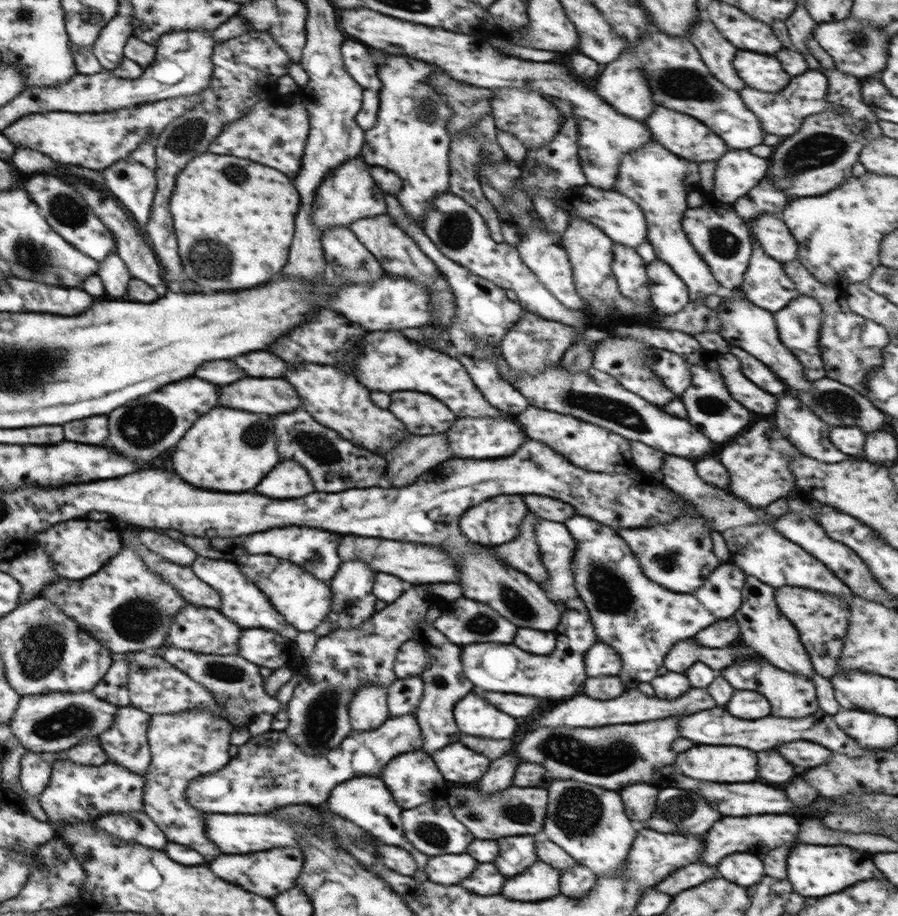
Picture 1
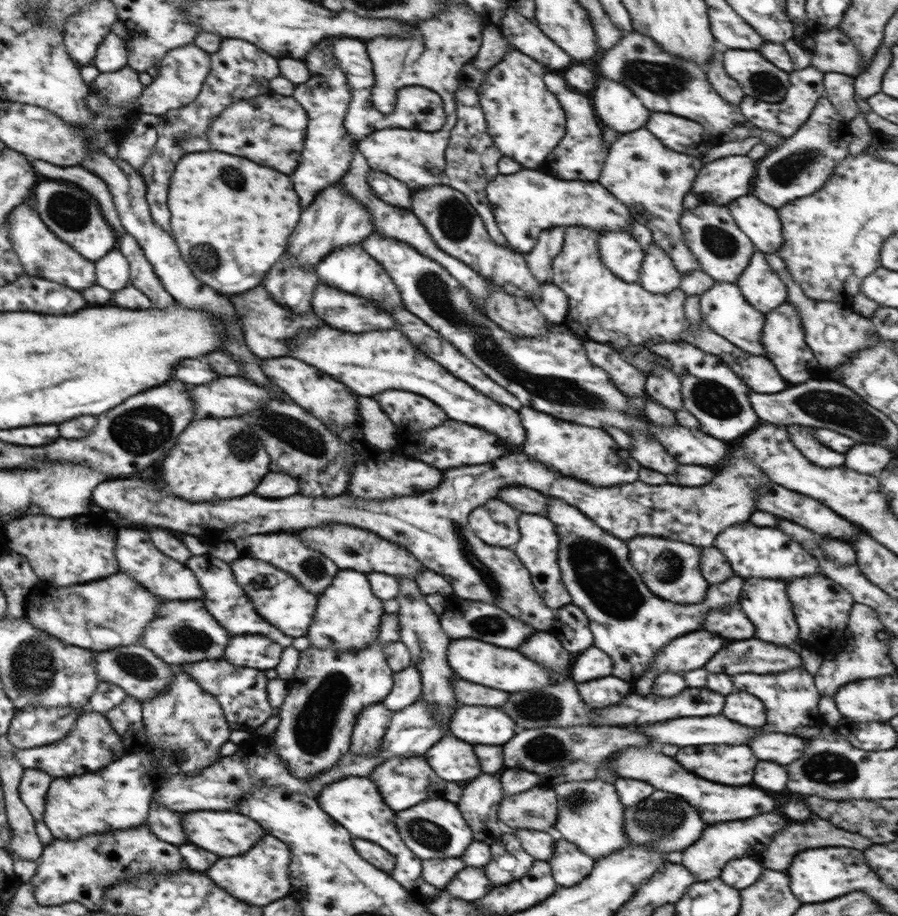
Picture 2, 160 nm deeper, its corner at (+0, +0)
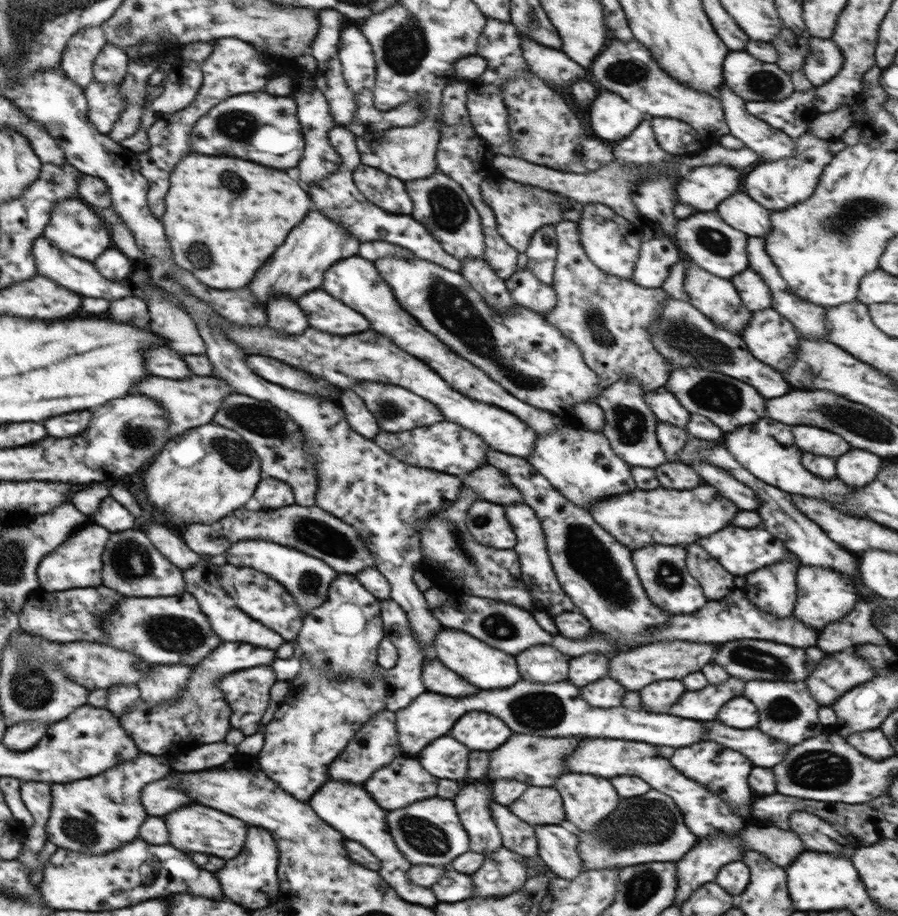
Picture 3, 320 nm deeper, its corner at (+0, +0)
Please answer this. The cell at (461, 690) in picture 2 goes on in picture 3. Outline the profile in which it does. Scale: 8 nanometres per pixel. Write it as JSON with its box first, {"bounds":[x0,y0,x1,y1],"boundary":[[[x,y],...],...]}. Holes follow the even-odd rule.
{"bounds":[422,659,478,698],"boundary":[[[438,659],[423,661],[422,680],[427,691],[454,696],[454,698],[470,696],[478,692],[478,688],[462,680],[458,674],[454,674],[454,671],[446,668]]]}

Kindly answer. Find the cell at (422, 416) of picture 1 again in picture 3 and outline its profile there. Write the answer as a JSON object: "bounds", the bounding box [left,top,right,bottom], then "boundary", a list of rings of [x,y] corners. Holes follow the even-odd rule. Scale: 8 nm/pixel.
{"bounds":[352,382,442,432],"boundary":[[[362,382],[354,384],[352,390],[364,400],[366,408],[374,414],[378,426],[386,432],[404,432],[404,430],[412,430],[412,428],[420,428],[420,426],[430,426],[436,422],[442,422],[440,410],[434,404],[424,398],[420,398],[412,392],[408,392],[406,388],[400,386],[392,386],[392,384],[376,384],[376,382]]]}

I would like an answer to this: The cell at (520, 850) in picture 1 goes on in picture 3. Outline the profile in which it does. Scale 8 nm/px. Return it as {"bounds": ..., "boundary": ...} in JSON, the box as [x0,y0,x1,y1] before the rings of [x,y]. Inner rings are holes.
{"bounds":[471,846,528,898],"boundary":[[[504,846],[486,855],[482,868],[471,876],[471,898],[494,898],[514,894],[528,879],[522,856]]]}

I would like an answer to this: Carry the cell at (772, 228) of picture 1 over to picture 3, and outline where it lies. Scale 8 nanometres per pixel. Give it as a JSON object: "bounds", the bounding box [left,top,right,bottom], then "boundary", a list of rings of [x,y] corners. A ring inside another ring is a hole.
{"bounds":[715,192,771,239],"boundary":[[[737,192],[734,196],[726,198],[715,211],[726,224],[749,237],[764,239],[770,232],[771,211],[746,196],[744,192]]]}

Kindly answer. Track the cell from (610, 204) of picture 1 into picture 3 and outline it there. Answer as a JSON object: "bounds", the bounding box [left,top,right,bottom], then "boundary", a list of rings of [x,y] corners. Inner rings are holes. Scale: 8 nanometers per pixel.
{"bounds":[481,173,581,252],"boundary":[[[496,173],[481,182],[481,195],[483,201],[493,210],[500,236],[518,252],[526,252],[532,235],[538,229],[546,225],[555,226],[557,222],[574,217],[574,214],[581,209],[581,205],[573,204],[555,192],[529,184],[520,184]],[[567,201],[573,204],[573,209],[562,211],[558,204]]]}

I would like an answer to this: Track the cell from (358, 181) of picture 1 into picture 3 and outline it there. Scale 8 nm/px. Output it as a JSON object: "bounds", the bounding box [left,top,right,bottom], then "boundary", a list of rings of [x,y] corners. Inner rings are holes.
{"bounds":[248,212,361,304],"boundary":[[[308,212],[304,222],[296,226],[282,248],[258,270],[258,276],[248,284],[252,294],[260,304],[266,304],[270,296],[287,294],[291,298],[300,298],[303,294],[321,287],[325,271],[339,260],[358,254],[361,243],[341,225],[330,220],[324,212]]]}

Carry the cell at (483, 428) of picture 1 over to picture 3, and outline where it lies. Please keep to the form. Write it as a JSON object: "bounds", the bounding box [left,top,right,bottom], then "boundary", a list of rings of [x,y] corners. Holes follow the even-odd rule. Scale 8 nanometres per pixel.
{"bounds":[373,422,490,477],"boundary":[[[440,422],[428,428],[414,428],[410,432],[398,432],[398,434],[382,432],[374,438],[373,442],[406,464],[418,464],[420,468],[429,468],[461,477],[474,468],[487,464],[486,455],[490,450],[480,436],[453,422]]]}

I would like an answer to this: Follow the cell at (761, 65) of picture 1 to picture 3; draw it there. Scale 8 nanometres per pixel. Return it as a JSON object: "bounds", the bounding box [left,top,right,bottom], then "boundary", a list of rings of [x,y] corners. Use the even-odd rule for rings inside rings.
{"bounds":[723,50,795,103],"boundary":[[[745,50],[729,51],[723,64],[726,84],[742,100],[776,103],[795,91],[789,73],[776,63],[760,62]]]}

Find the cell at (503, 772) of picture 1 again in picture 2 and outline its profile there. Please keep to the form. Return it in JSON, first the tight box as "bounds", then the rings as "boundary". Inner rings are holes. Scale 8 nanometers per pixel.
{"bounds":[457,774,511,844],"boundary":[[[480,774],[471,780],[458,801],[457,807],[472,829],[474,841],[491,844],[502,833],[511,831],[497,817],[499,804],[505,797],[498,774]]]}

